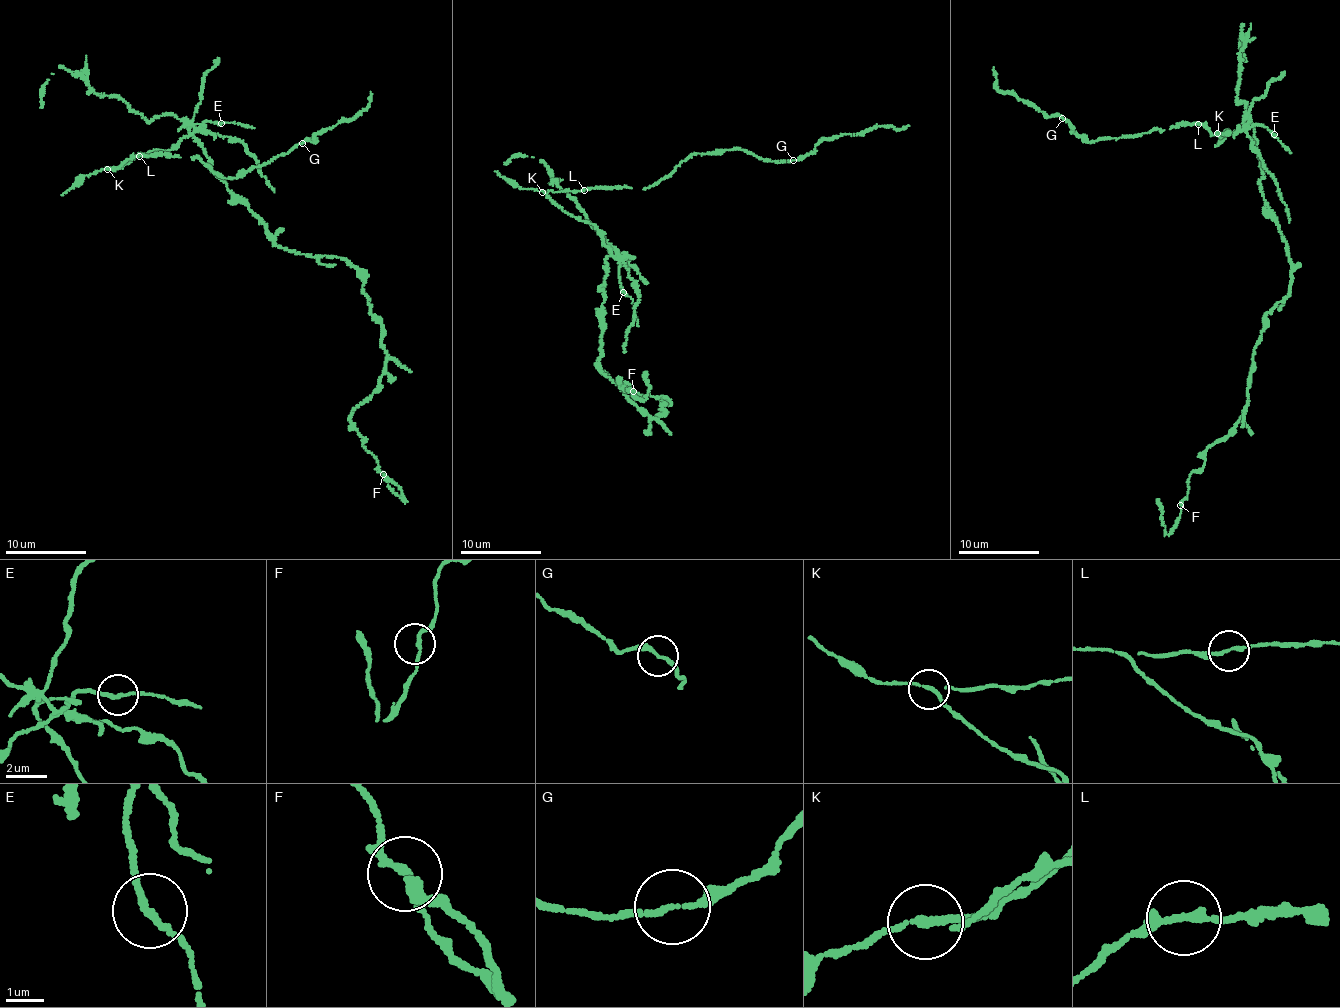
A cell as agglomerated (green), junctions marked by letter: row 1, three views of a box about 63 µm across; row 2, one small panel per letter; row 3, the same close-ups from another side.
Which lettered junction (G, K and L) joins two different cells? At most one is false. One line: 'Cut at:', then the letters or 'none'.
Cut at: K

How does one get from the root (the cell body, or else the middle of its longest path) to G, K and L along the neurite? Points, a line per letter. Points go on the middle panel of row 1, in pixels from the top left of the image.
G: (606, 272), (605, 259), (620, 257), (550, 190), (645, 189), (692, 154), (724, 150), (792, 160)
K: (606, 272), (605, 259), (620, 257), (612, 254), (605, 244), (603, 232), (594, 224), (576, 219), (542, 191)
L: (606, 272), (605, 259), (620, 257), (605, 244), (603, 232), (572, 216), (547, 193), (584, 189)

